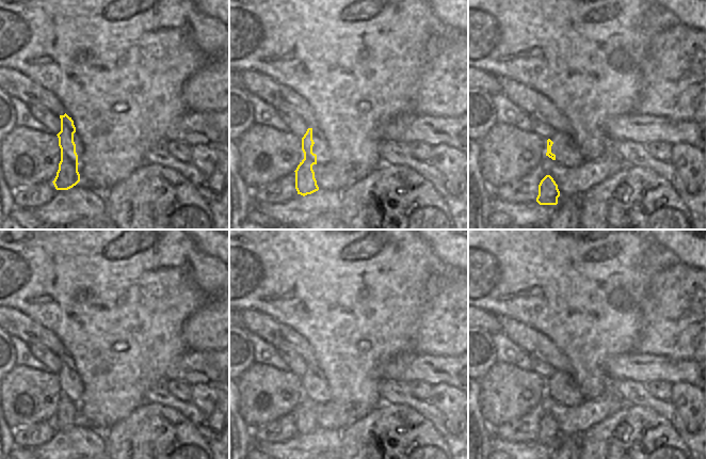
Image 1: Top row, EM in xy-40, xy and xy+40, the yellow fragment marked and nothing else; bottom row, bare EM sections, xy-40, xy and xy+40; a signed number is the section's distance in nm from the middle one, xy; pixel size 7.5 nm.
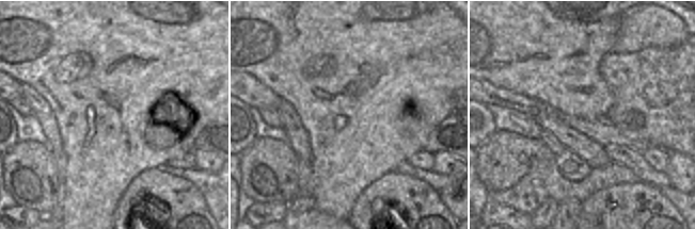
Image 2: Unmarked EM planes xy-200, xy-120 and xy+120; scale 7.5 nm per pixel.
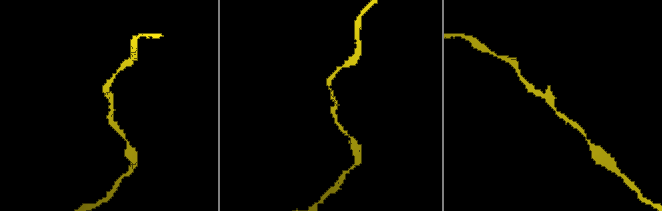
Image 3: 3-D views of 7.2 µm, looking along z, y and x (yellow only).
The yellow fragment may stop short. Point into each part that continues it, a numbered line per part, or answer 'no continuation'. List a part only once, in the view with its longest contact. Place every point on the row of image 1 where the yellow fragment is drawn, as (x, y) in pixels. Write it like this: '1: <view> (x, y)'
no continuation

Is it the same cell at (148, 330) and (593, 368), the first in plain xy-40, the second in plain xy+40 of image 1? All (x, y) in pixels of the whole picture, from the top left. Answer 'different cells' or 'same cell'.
same cell

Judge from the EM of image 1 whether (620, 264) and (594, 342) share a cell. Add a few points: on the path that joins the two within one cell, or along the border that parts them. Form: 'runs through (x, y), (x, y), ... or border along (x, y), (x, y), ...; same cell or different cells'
runs through (606, 283), (592, 298), (592, 322); same cell

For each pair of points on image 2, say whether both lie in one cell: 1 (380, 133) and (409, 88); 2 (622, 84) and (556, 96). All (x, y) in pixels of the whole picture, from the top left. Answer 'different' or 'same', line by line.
1: same
2: different

